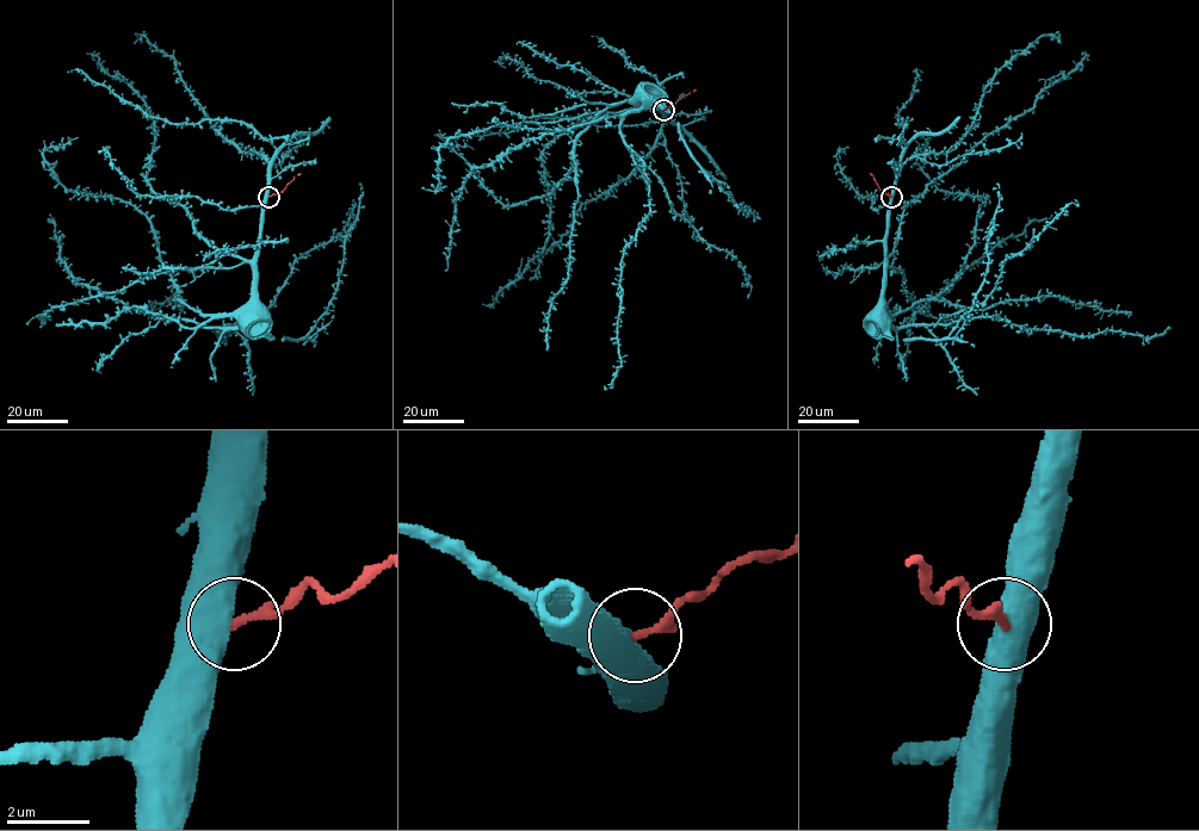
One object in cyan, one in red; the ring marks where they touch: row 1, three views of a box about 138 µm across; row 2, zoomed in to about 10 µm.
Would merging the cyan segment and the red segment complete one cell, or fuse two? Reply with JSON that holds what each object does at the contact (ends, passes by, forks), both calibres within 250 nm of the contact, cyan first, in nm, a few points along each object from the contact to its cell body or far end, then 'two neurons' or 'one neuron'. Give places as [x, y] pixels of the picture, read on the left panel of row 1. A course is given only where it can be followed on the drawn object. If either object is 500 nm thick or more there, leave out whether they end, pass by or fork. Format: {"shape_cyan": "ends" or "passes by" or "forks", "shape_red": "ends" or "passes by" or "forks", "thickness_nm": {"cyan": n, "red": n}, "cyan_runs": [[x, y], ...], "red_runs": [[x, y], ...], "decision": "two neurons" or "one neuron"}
{"thickness_nm": {"cyan": 750, "red": 220}, "cyan_runs": [[269, 196], [257, 293], [232, 312], [203, 314], [177, 297], [152, 223], [59, 181], [43, 153], [78, 137]], "red_runs": [[269, 197], [284, 190], [301, 173]], "decision": "two neurons"}

